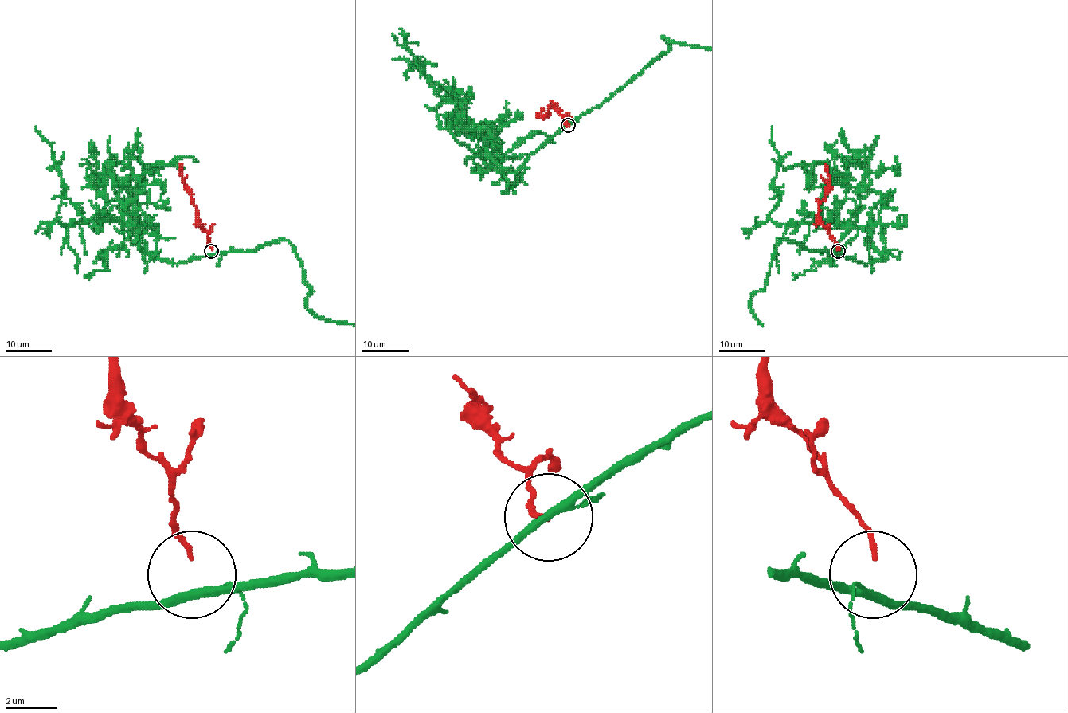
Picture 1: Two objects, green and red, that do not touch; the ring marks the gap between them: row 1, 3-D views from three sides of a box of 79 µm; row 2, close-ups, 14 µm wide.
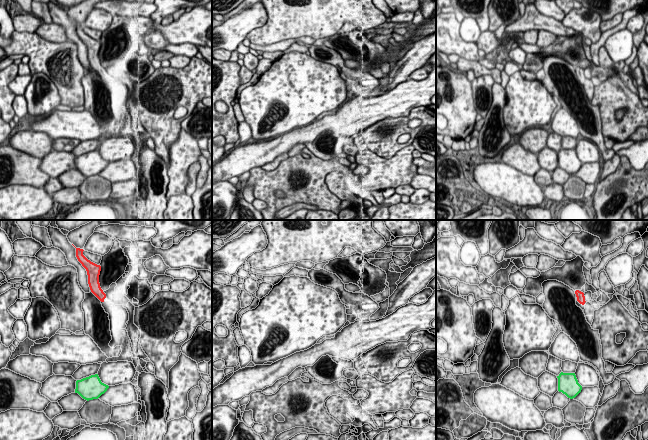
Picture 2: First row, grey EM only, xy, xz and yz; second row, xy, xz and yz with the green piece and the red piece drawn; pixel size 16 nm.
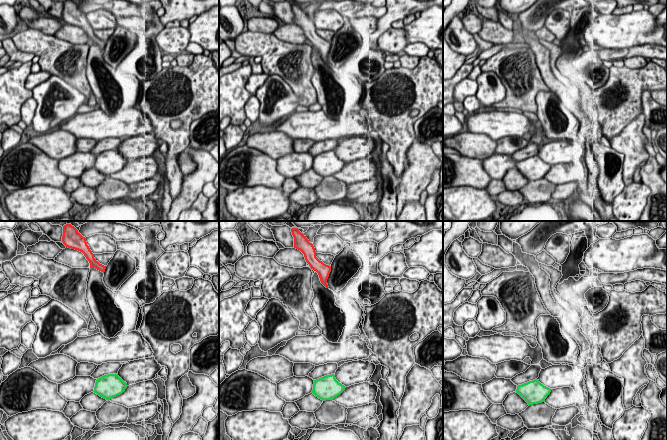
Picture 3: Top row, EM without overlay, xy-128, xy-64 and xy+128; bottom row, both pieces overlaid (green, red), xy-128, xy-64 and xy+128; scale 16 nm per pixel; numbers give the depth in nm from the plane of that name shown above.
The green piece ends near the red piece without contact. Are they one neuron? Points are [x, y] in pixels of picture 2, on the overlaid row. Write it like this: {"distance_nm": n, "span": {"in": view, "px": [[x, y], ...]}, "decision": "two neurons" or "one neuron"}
{"distance_nm": 1100, "span": {"in": "yz", "px": [[574, 373], [582, 304]]}, "decision": "two neurons"}

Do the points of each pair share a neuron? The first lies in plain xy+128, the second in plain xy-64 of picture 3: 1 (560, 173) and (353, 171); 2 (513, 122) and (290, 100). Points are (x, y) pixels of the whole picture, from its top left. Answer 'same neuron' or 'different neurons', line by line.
1: same neuron
2: different neurons

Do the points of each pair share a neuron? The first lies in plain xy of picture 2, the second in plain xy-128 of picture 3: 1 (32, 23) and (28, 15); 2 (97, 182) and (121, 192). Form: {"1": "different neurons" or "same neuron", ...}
{"1": "different neurons", "2": "same neuron"}

